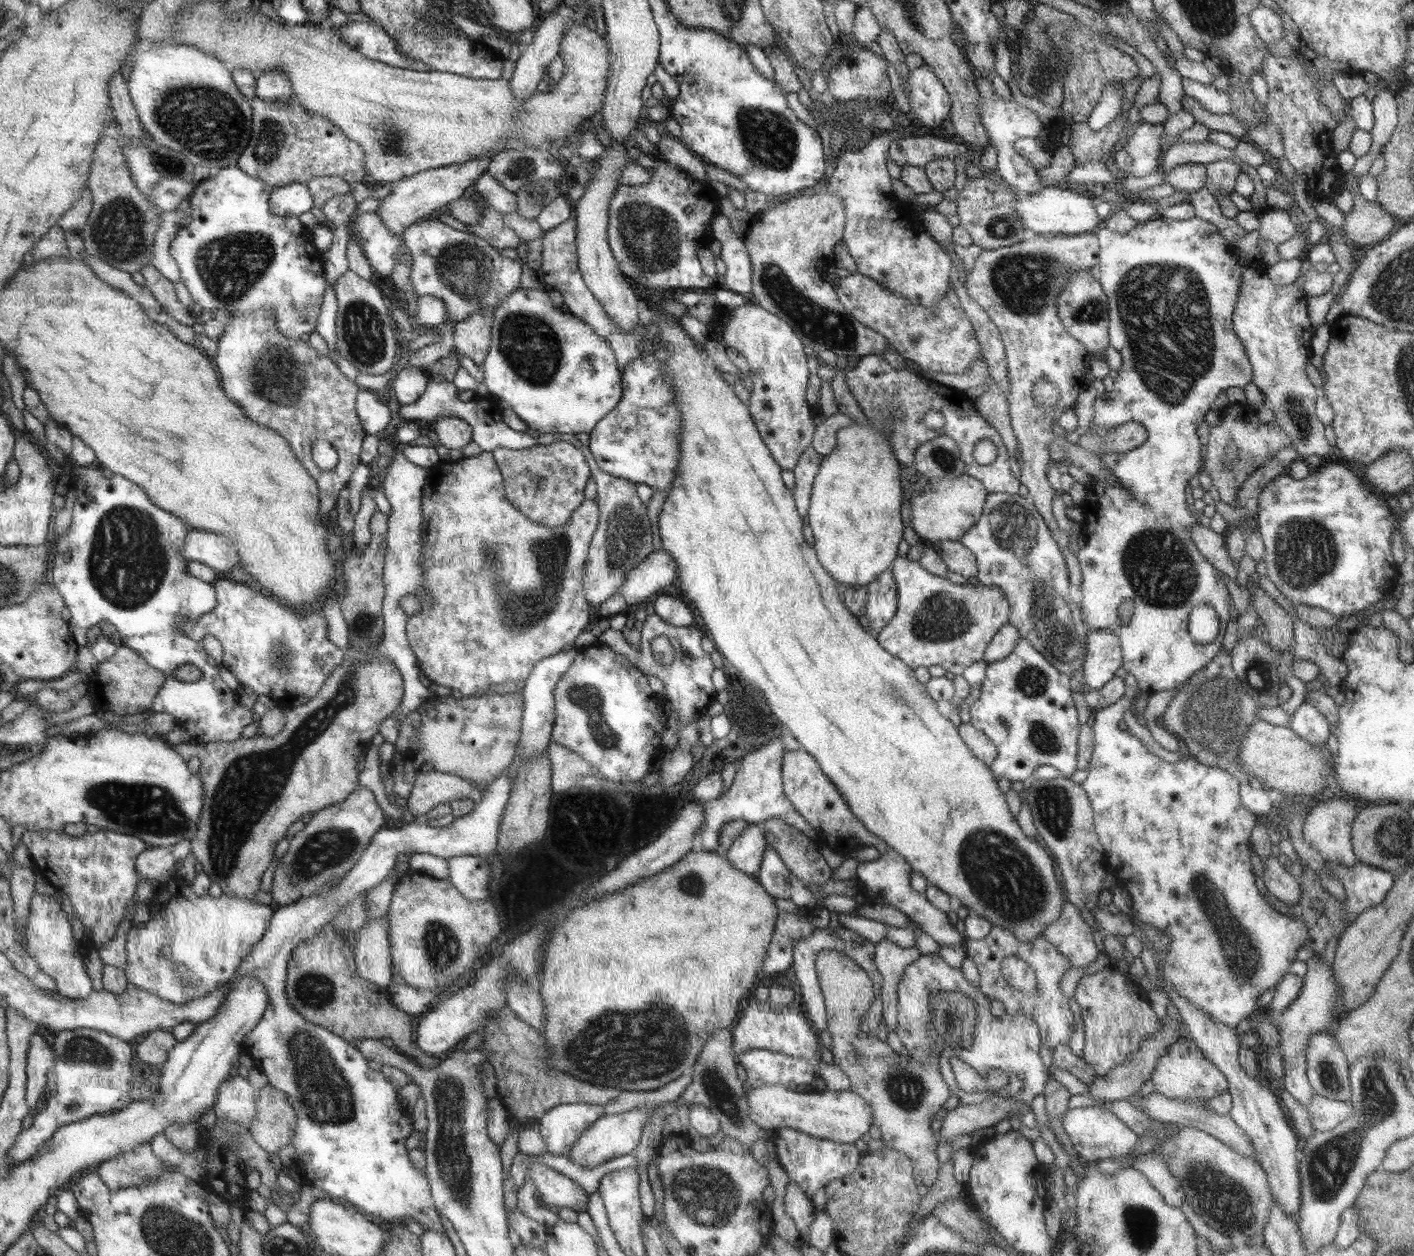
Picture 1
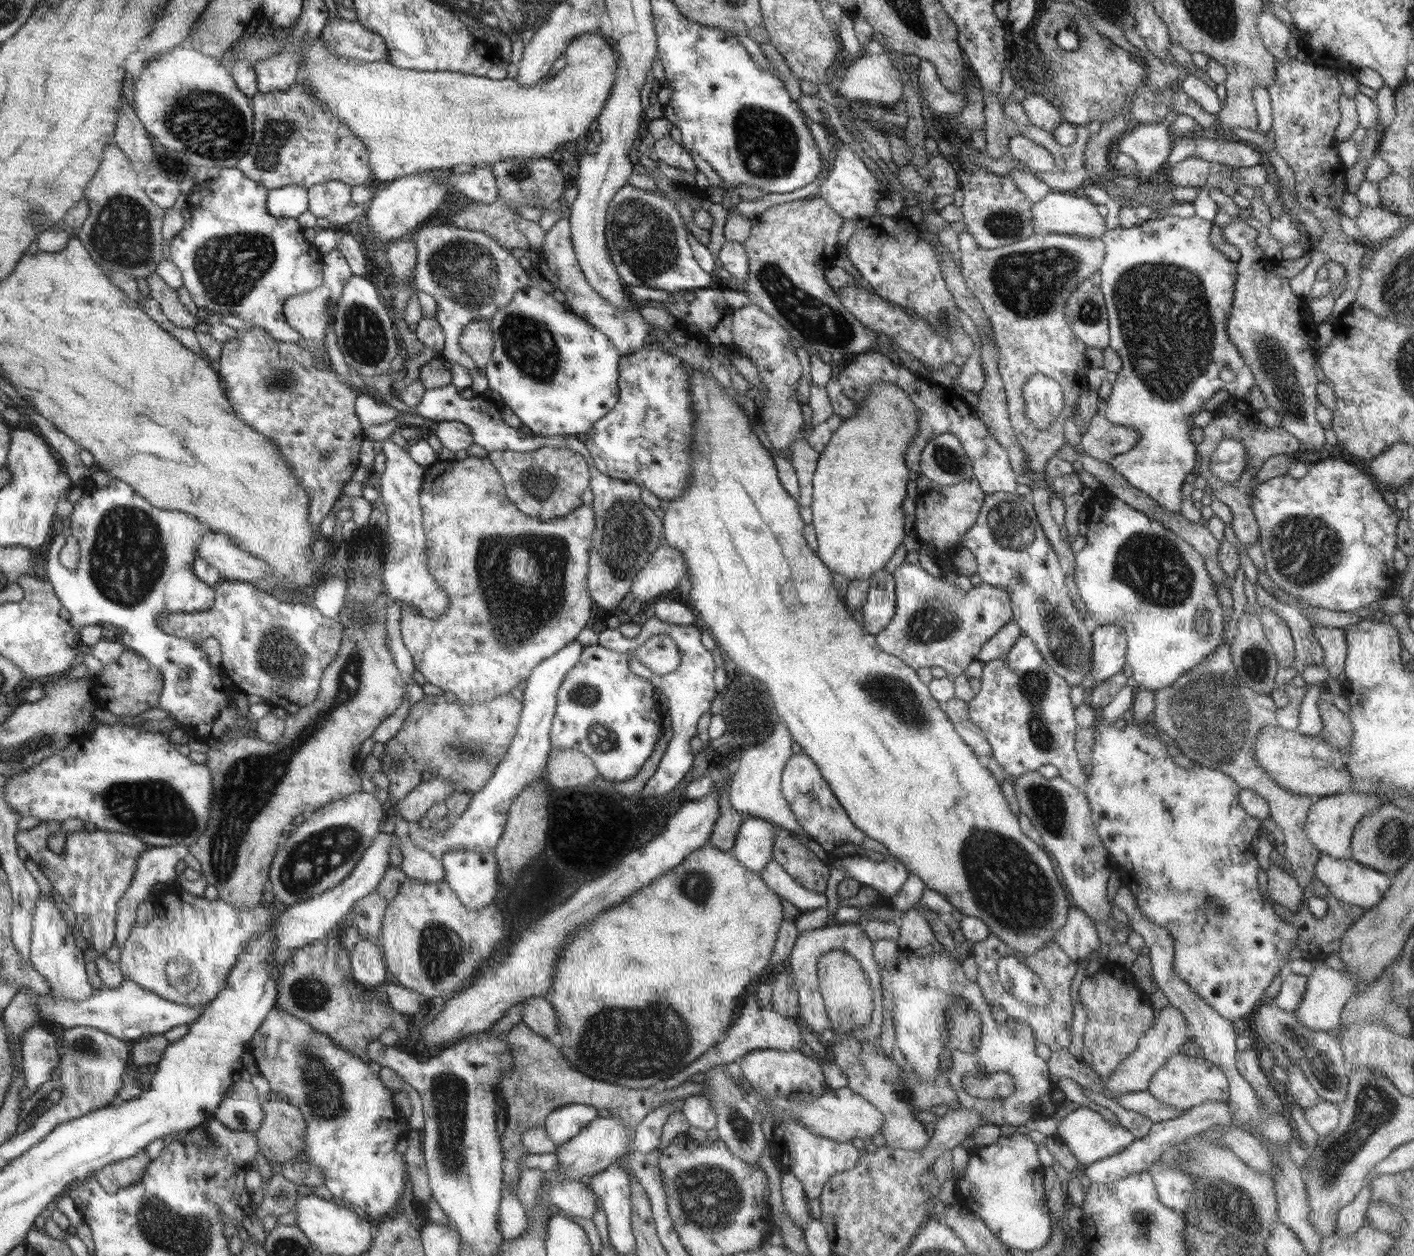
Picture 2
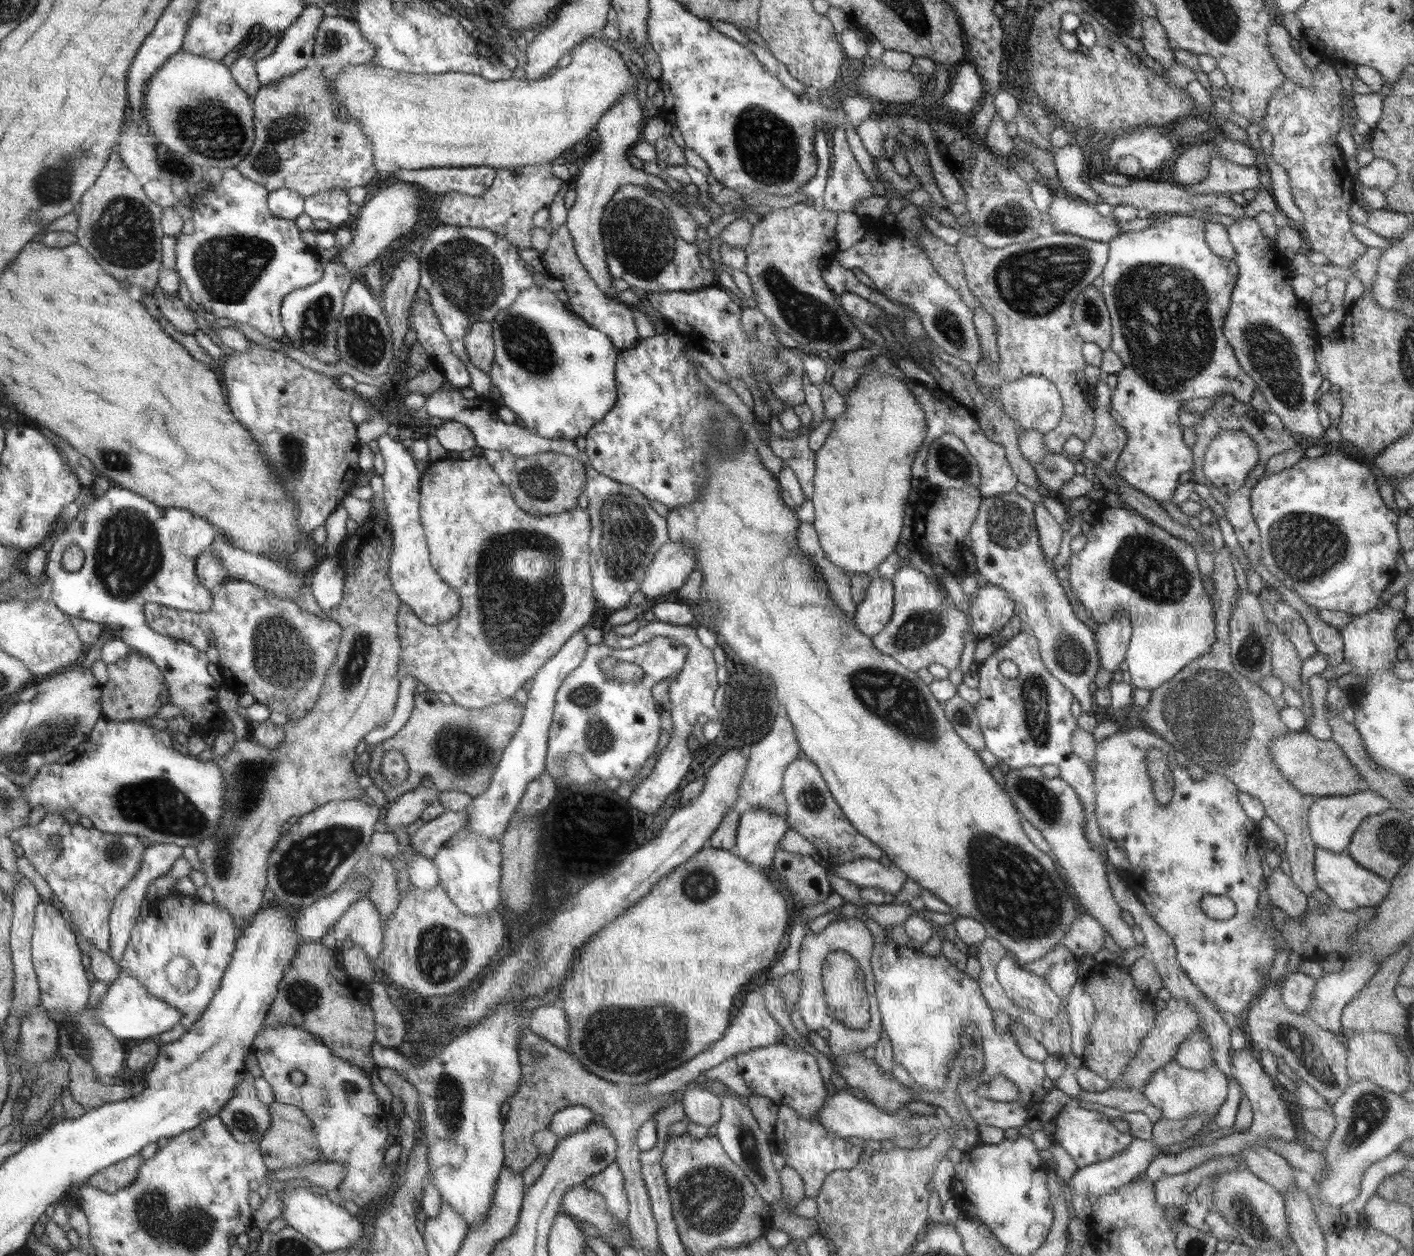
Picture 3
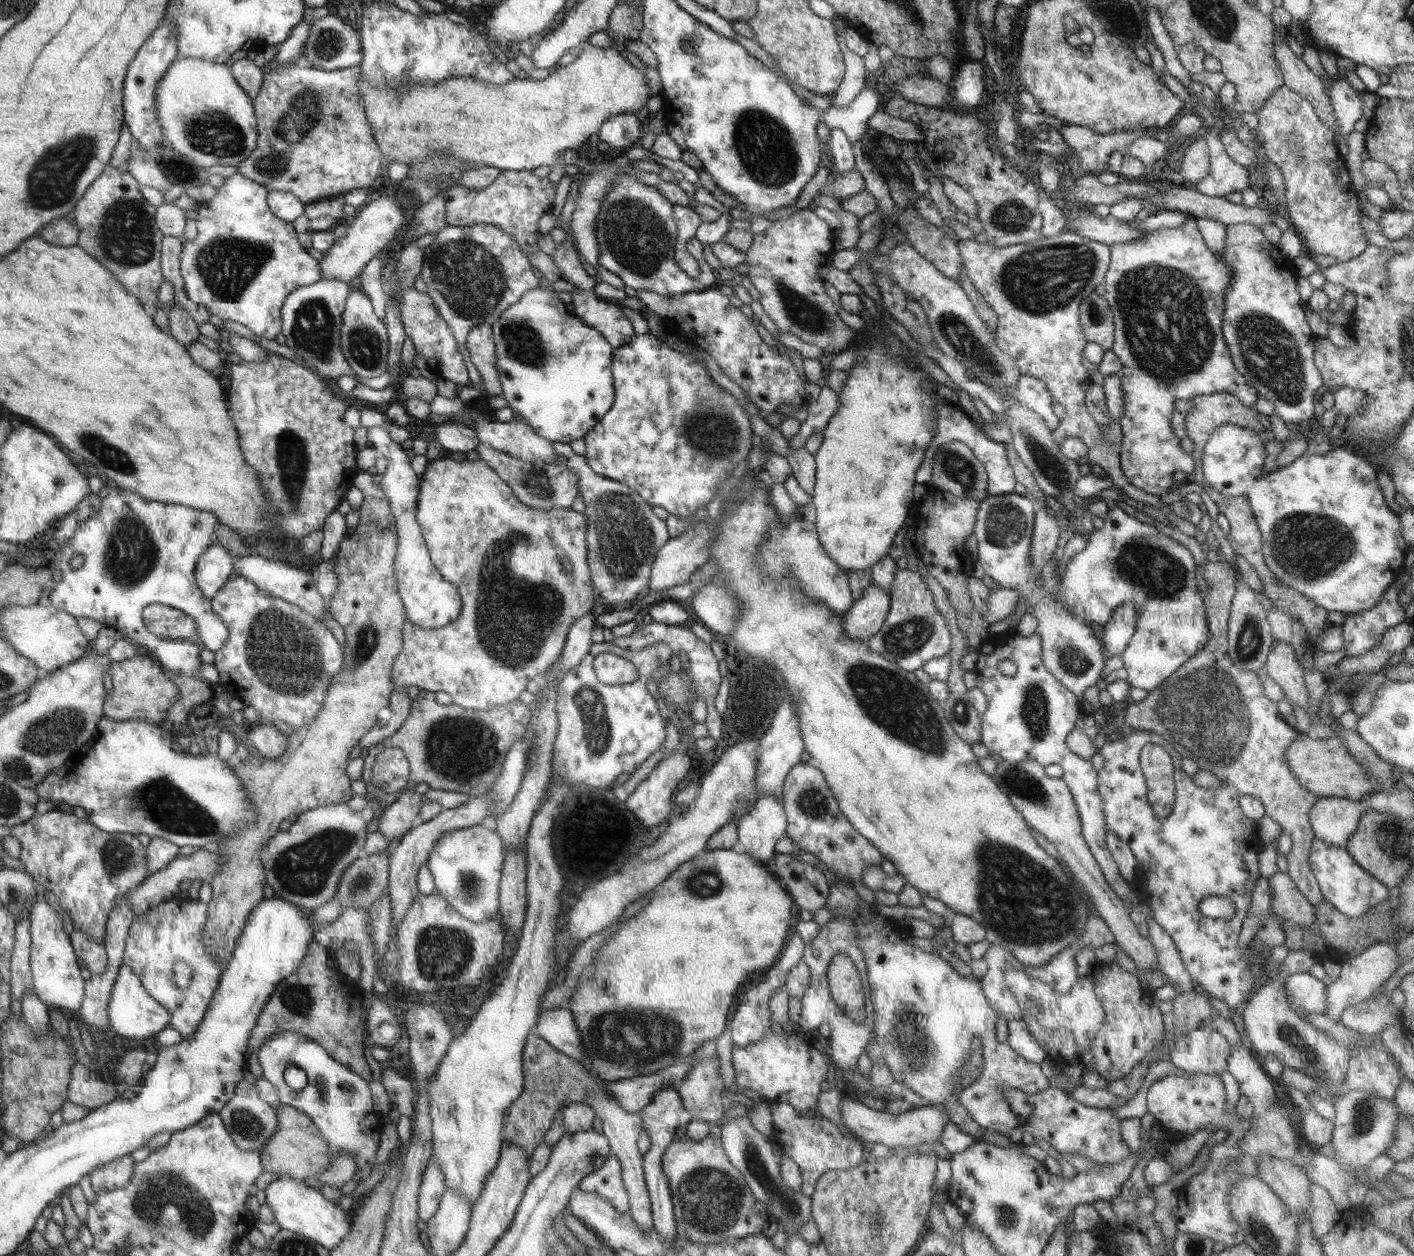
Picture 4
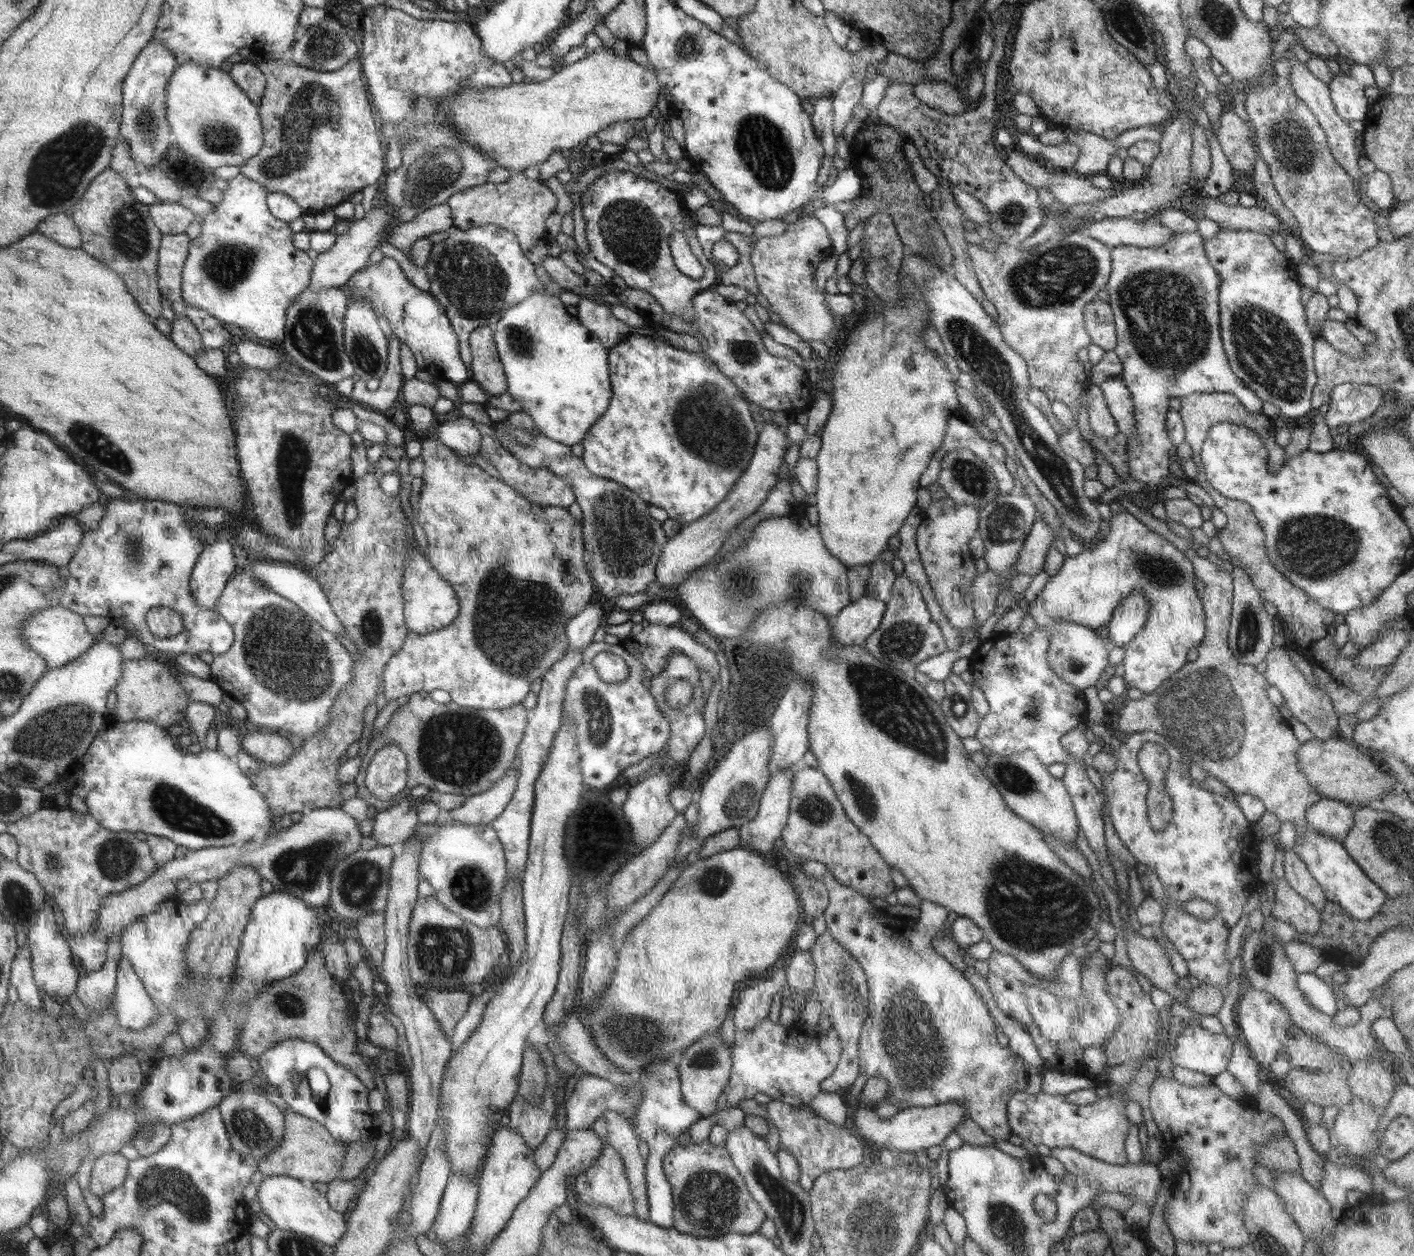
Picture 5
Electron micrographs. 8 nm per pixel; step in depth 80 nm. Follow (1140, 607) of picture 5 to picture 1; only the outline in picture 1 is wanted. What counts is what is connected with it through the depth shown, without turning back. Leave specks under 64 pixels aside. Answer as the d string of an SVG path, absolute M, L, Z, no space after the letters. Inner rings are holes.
M1102 629L1089 630L1087 634L1087 653L1079 673L1084 691L1102 688L1104 684L1110 682L1116 676L1116 670L1121 666L1123 666L1123 650L1119 638L1110 631Z

